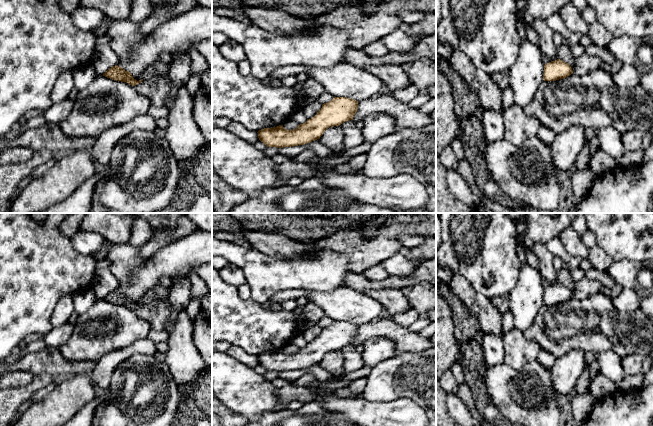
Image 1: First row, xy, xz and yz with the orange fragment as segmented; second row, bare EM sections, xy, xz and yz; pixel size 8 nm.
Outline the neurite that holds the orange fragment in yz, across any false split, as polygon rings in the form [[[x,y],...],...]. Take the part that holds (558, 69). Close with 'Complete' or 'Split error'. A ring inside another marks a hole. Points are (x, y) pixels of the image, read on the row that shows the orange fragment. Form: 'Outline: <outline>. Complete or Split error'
Outline: [[[560,60],[551,61],[544,65],[544,81],[556,81],[559,79],[564,79],[573,73],[572,67]]]. Complete

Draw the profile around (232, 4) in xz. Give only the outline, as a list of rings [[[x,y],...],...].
[[[212,0],[212,7],[227,7],[238,10],[243,6],[241,0]]]

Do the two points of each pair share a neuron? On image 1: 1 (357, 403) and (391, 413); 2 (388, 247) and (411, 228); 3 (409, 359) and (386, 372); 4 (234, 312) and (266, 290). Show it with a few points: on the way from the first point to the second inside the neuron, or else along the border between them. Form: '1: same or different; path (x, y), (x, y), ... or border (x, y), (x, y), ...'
1: same; path (365, 411), (367, 413), (383, 413)
2: same; path (389, 240), (400, 229), (404, 229)
3: same; path (403, 365), (397, 371), (392, 372)
4: different; border (250, 297), (262, 304)

